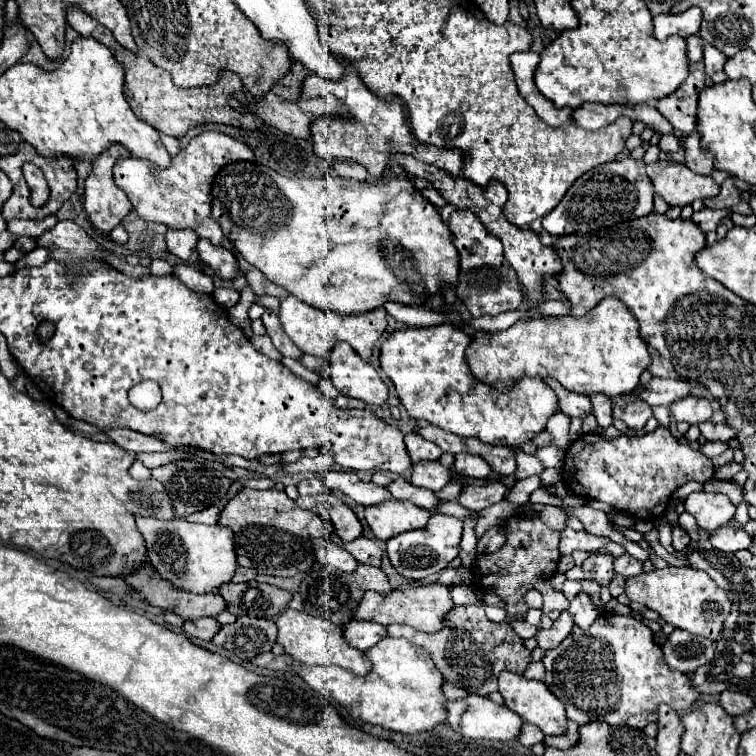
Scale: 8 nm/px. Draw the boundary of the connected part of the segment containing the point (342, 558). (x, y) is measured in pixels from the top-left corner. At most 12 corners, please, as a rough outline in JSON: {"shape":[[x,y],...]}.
{"shape":[[314,539],[315,559],[346,573],[358,567],[348,551],[330,539]]}

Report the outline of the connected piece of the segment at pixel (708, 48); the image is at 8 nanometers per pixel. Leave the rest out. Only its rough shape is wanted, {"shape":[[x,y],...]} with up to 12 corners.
{"shape":[[704,45],[704,65],[714,83],[724,83],[726,55]]}

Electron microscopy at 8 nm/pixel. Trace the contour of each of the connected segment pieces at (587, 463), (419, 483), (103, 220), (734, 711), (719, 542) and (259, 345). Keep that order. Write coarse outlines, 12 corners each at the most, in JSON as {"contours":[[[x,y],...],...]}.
{"contours":[[[658,427],[580,435],[562,477],[578,497],[658,519],[712,461]],[[438,461],[416,463],[410,483],[440,491],[452,471]],[[112,145],[92,163],[84,211],[108,235],[132,203],[116,189],[112,167],[126,149]],[[724,691],[720,705],[728,715],[744,715],[754,707],[746,693]],[[720,527],[710,537],[716,551],[736,553],[752,545],[740,529]],[[252,335],[250,341],[260,353],[282,361],[280,351],[268,335]]]}

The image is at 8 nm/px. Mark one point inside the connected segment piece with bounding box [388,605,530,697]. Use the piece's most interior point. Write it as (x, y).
(473, 658)

